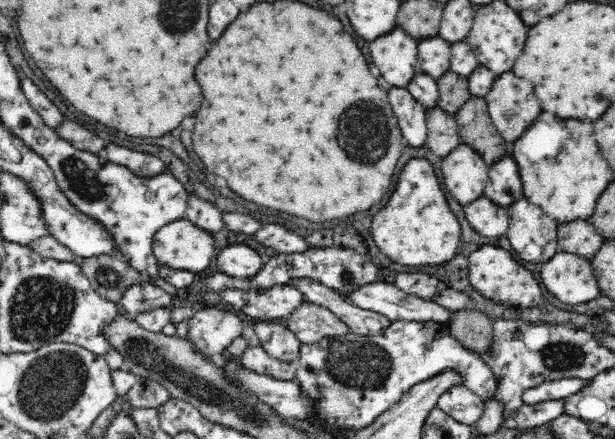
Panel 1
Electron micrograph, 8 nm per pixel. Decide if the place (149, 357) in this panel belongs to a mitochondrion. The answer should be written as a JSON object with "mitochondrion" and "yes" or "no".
{"mitochondrion":"yes"}

